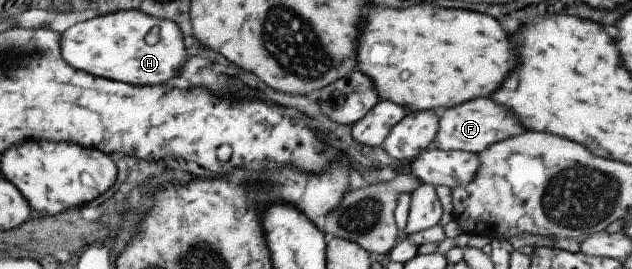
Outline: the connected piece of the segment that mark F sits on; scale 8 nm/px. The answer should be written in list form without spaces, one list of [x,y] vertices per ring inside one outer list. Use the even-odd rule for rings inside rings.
[[[473,99],[439,111],[437,135],[433,138],[431,147],[439,151],[463,150],[478,154],[490,145],[495,145],[517,133],[521,133],[521,127],[515,125],[515,117],[505,107],[499,107],[491,99]]]

